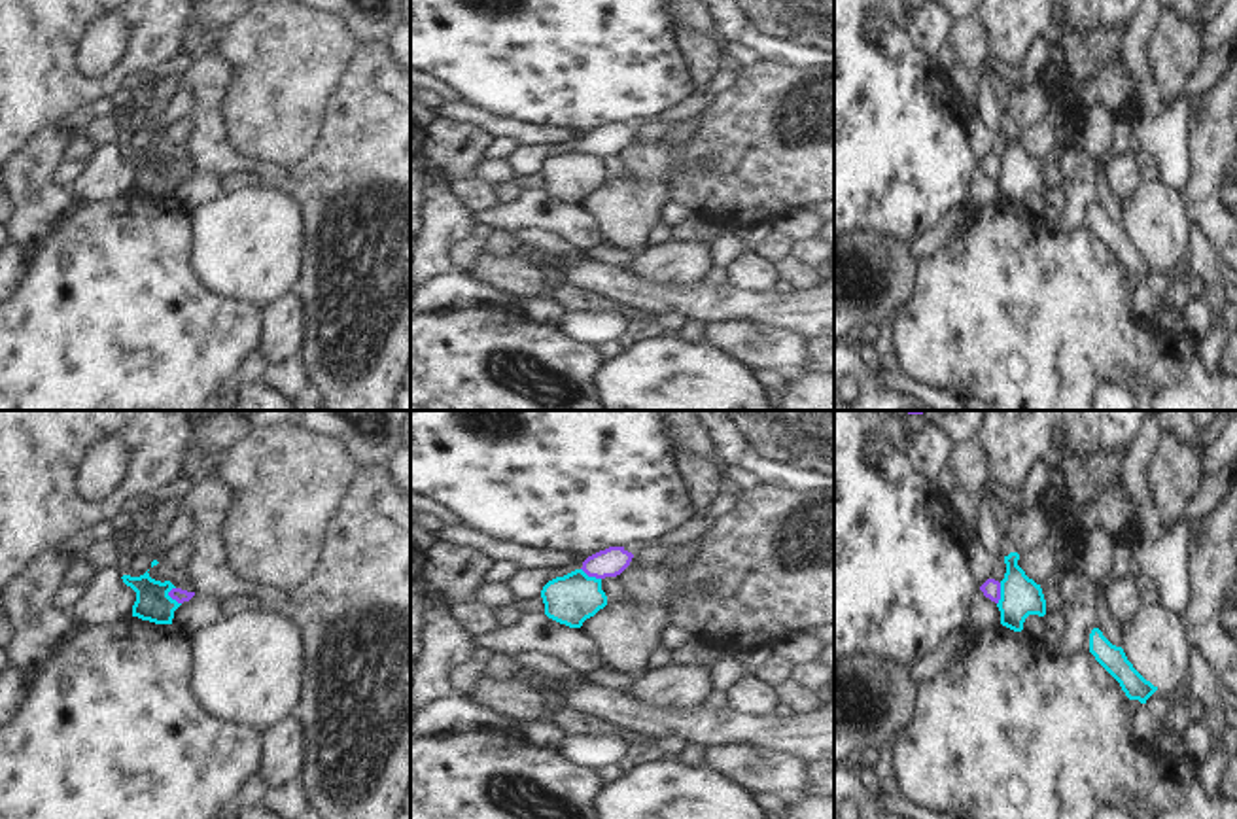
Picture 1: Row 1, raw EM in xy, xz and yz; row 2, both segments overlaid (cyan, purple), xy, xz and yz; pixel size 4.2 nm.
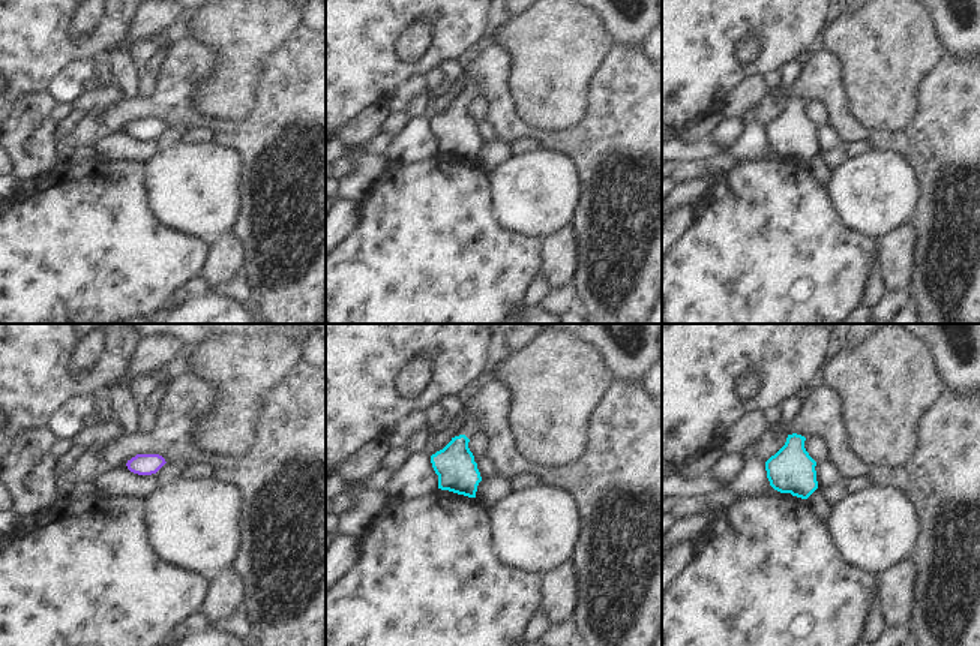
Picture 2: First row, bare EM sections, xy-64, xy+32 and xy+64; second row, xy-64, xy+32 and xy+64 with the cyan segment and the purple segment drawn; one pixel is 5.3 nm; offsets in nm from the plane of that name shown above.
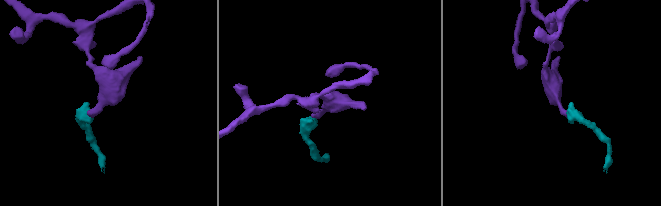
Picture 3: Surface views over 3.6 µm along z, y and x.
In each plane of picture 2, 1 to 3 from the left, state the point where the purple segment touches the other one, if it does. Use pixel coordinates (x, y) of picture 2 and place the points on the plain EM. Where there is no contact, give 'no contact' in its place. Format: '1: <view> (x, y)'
1: no contact
2: no contact
3: no contact

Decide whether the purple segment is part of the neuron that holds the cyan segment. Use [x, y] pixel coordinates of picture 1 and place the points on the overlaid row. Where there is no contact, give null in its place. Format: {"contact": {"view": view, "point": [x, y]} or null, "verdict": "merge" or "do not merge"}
{"contact": {"view": "xy", "point": [169, 596]}, "verdict": "do not merge"}

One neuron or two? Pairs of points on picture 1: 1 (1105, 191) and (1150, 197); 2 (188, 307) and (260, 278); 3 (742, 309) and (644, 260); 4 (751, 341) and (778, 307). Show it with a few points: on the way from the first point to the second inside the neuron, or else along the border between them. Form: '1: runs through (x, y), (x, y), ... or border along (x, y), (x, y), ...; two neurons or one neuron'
1: border along (1120, 201), (1122, 222); two neurons
2: border along (190, 261), (195, 275), (210, 290), (258, 307); two neurons
3: border along (647, 278), (659, 284), (691, 284), (700, 280); two neurons
4: border along (719, 322), (755, 322), (793, 331), (804, 339); two neurons

